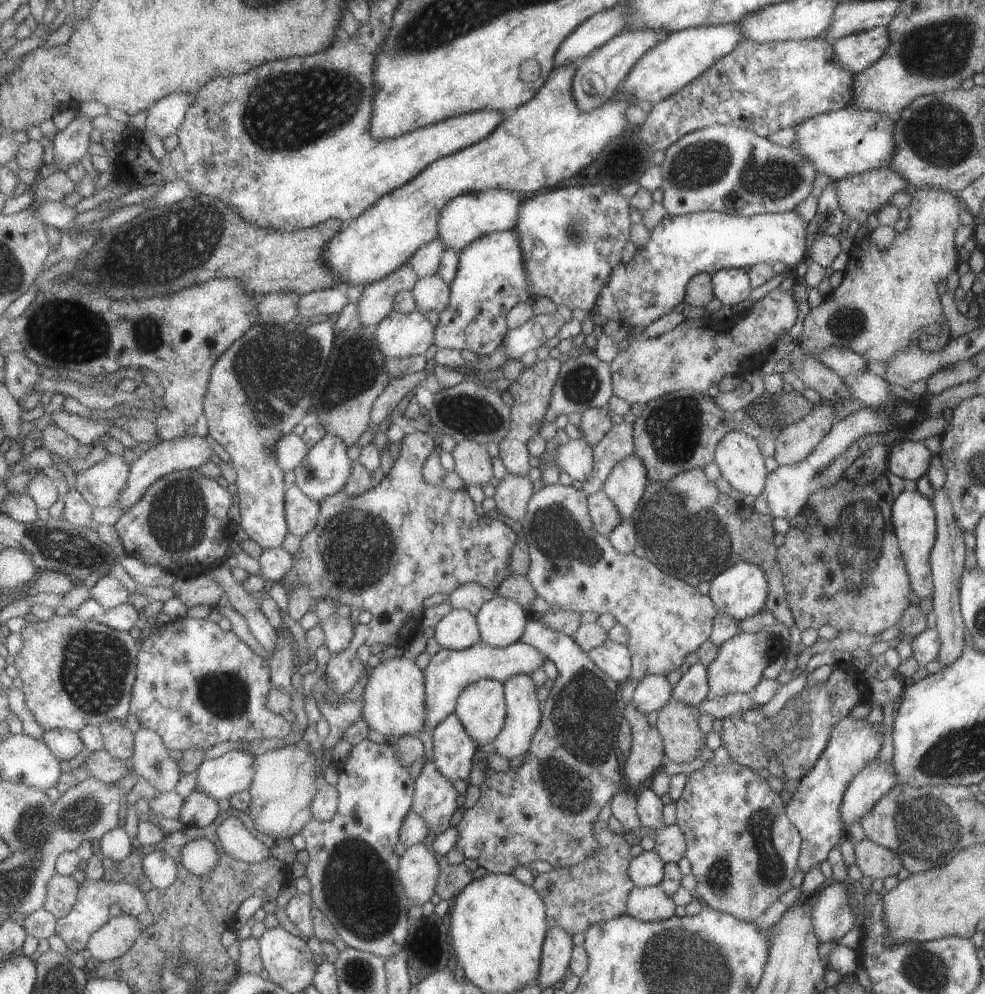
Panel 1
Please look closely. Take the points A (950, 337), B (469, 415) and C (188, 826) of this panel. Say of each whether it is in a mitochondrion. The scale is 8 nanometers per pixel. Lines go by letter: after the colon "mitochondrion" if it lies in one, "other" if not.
A: other
B: mitochondrion
C: other

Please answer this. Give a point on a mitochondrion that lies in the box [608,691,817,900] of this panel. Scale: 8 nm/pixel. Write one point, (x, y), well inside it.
(761, 825)

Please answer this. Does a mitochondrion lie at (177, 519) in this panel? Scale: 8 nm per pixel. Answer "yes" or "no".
yes

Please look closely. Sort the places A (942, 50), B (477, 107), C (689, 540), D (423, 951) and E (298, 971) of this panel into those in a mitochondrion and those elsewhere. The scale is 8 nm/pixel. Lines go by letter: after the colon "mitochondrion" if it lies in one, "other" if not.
A: mitochondrion
B: other
C: mitochondrion
D: other
E: other

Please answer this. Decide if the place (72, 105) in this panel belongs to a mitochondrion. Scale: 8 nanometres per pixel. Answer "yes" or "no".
no

